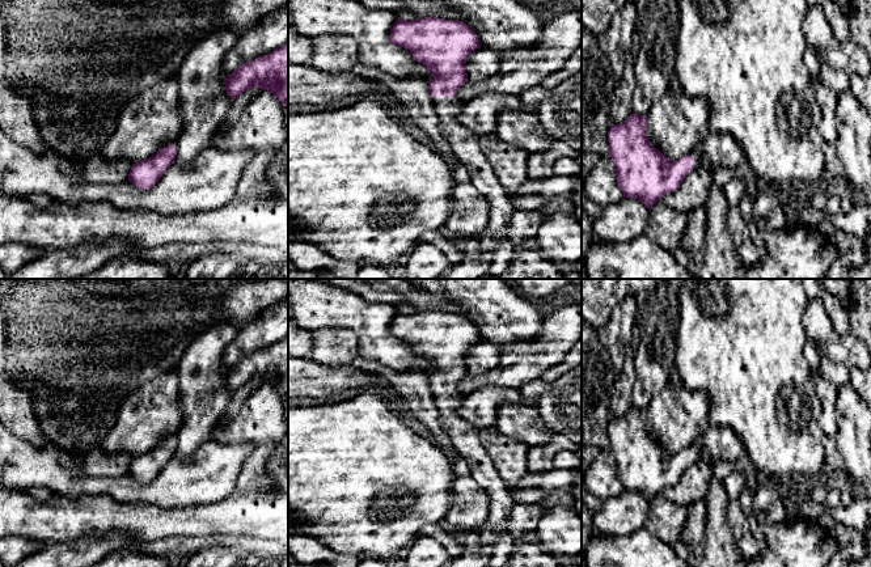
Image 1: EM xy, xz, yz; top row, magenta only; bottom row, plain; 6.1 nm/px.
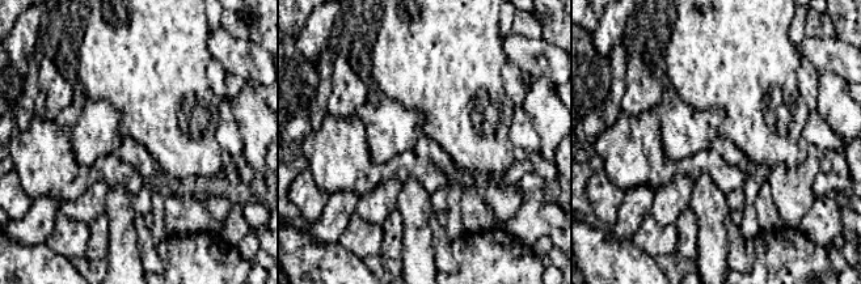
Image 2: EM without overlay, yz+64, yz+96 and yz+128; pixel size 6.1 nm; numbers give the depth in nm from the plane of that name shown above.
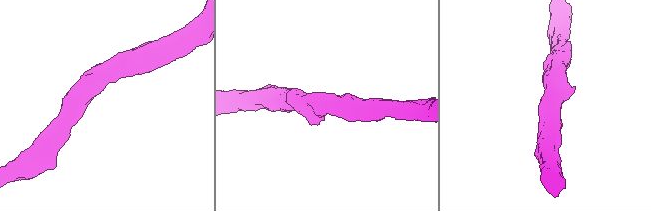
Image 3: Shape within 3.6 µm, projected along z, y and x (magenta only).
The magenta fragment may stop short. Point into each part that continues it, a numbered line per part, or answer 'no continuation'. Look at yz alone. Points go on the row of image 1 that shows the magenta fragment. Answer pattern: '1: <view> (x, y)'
1: yz (722, 176)

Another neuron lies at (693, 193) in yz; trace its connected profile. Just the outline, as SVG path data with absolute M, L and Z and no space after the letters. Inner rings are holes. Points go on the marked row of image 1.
M695 168L684 178L677 190L665 194L661 200L668 207L688 215L706 206L713 185L710 172L706 168Z

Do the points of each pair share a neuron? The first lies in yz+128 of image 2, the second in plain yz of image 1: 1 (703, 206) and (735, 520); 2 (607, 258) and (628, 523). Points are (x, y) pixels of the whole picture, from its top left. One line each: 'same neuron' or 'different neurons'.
1: different neurons
2: different neurons

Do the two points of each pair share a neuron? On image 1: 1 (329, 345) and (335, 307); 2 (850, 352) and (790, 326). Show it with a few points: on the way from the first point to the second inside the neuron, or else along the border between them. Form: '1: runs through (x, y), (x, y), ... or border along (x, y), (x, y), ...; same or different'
1: border along (312, 333), (325, 328), (349, 328), (358, 346); different
2: border along (808, 303), (803, 316), (803, 328), (807, 334); different

